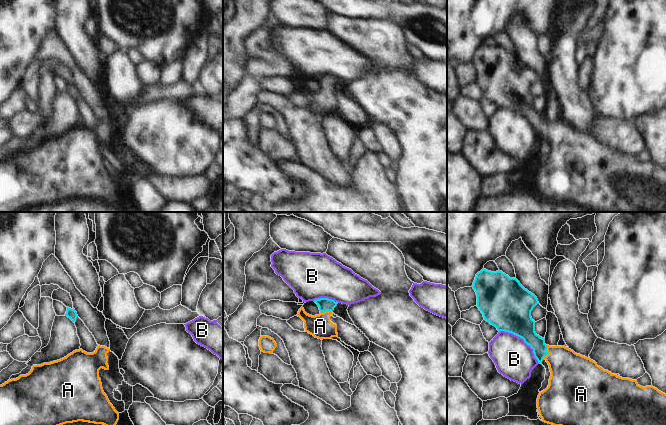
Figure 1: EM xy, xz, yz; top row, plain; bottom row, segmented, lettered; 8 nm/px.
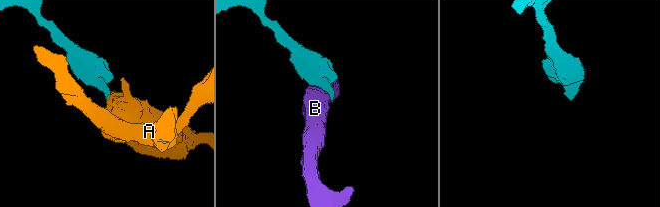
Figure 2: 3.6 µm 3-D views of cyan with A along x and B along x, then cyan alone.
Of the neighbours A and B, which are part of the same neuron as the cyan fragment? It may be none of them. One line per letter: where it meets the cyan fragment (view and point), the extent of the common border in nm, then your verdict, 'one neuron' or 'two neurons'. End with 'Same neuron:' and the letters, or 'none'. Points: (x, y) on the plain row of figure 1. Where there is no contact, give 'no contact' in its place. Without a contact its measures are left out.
A: yz (547, 128) | 130 nm | one neuron
B: yz (523, 115) | 420 nm | two neurons
Same neuron: A

